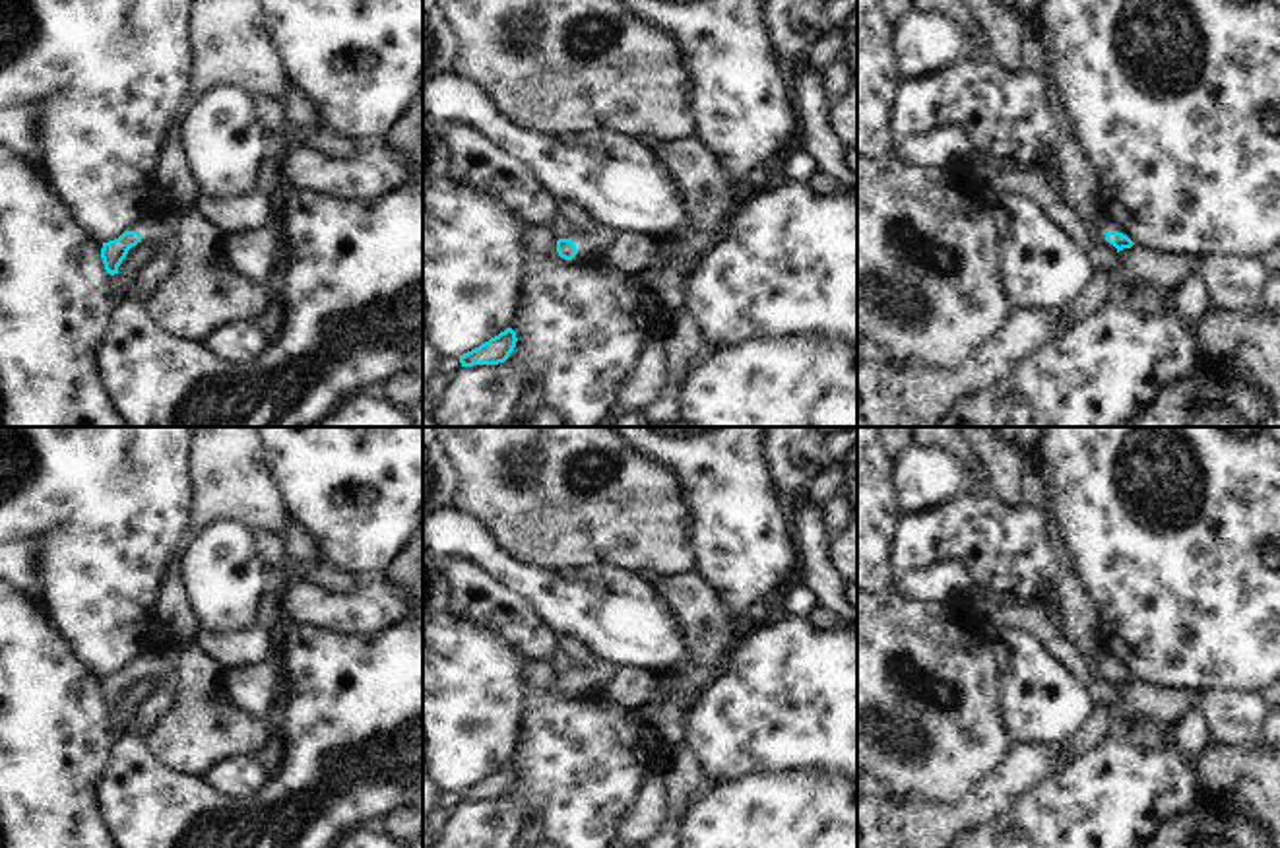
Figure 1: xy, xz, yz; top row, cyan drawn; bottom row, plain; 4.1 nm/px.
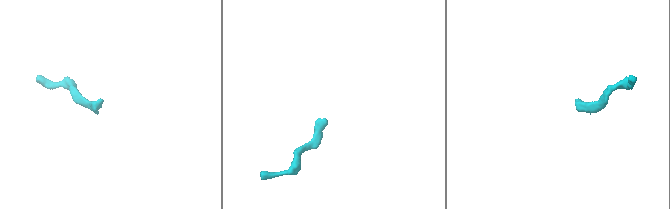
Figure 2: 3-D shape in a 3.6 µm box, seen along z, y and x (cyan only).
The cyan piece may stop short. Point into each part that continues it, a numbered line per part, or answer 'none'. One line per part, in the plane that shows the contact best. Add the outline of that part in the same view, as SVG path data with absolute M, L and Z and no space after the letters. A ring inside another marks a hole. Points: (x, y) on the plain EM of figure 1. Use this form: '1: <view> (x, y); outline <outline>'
1: xz (596, 672); outline M590 656L590 662L572 673L578 689L592 691L603 685L619 666L611 660Z

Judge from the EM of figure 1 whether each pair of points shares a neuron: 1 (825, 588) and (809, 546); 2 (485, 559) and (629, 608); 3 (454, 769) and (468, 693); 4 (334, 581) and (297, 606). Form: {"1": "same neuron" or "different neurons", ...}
{"1": "same neuron", "2": "same neuron", "3": "same neuron", "4": "different neurons"}

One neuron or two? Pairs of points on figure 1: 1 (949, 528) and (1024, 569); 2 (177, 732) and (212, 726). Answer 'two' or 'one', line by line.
1: one
2: one

